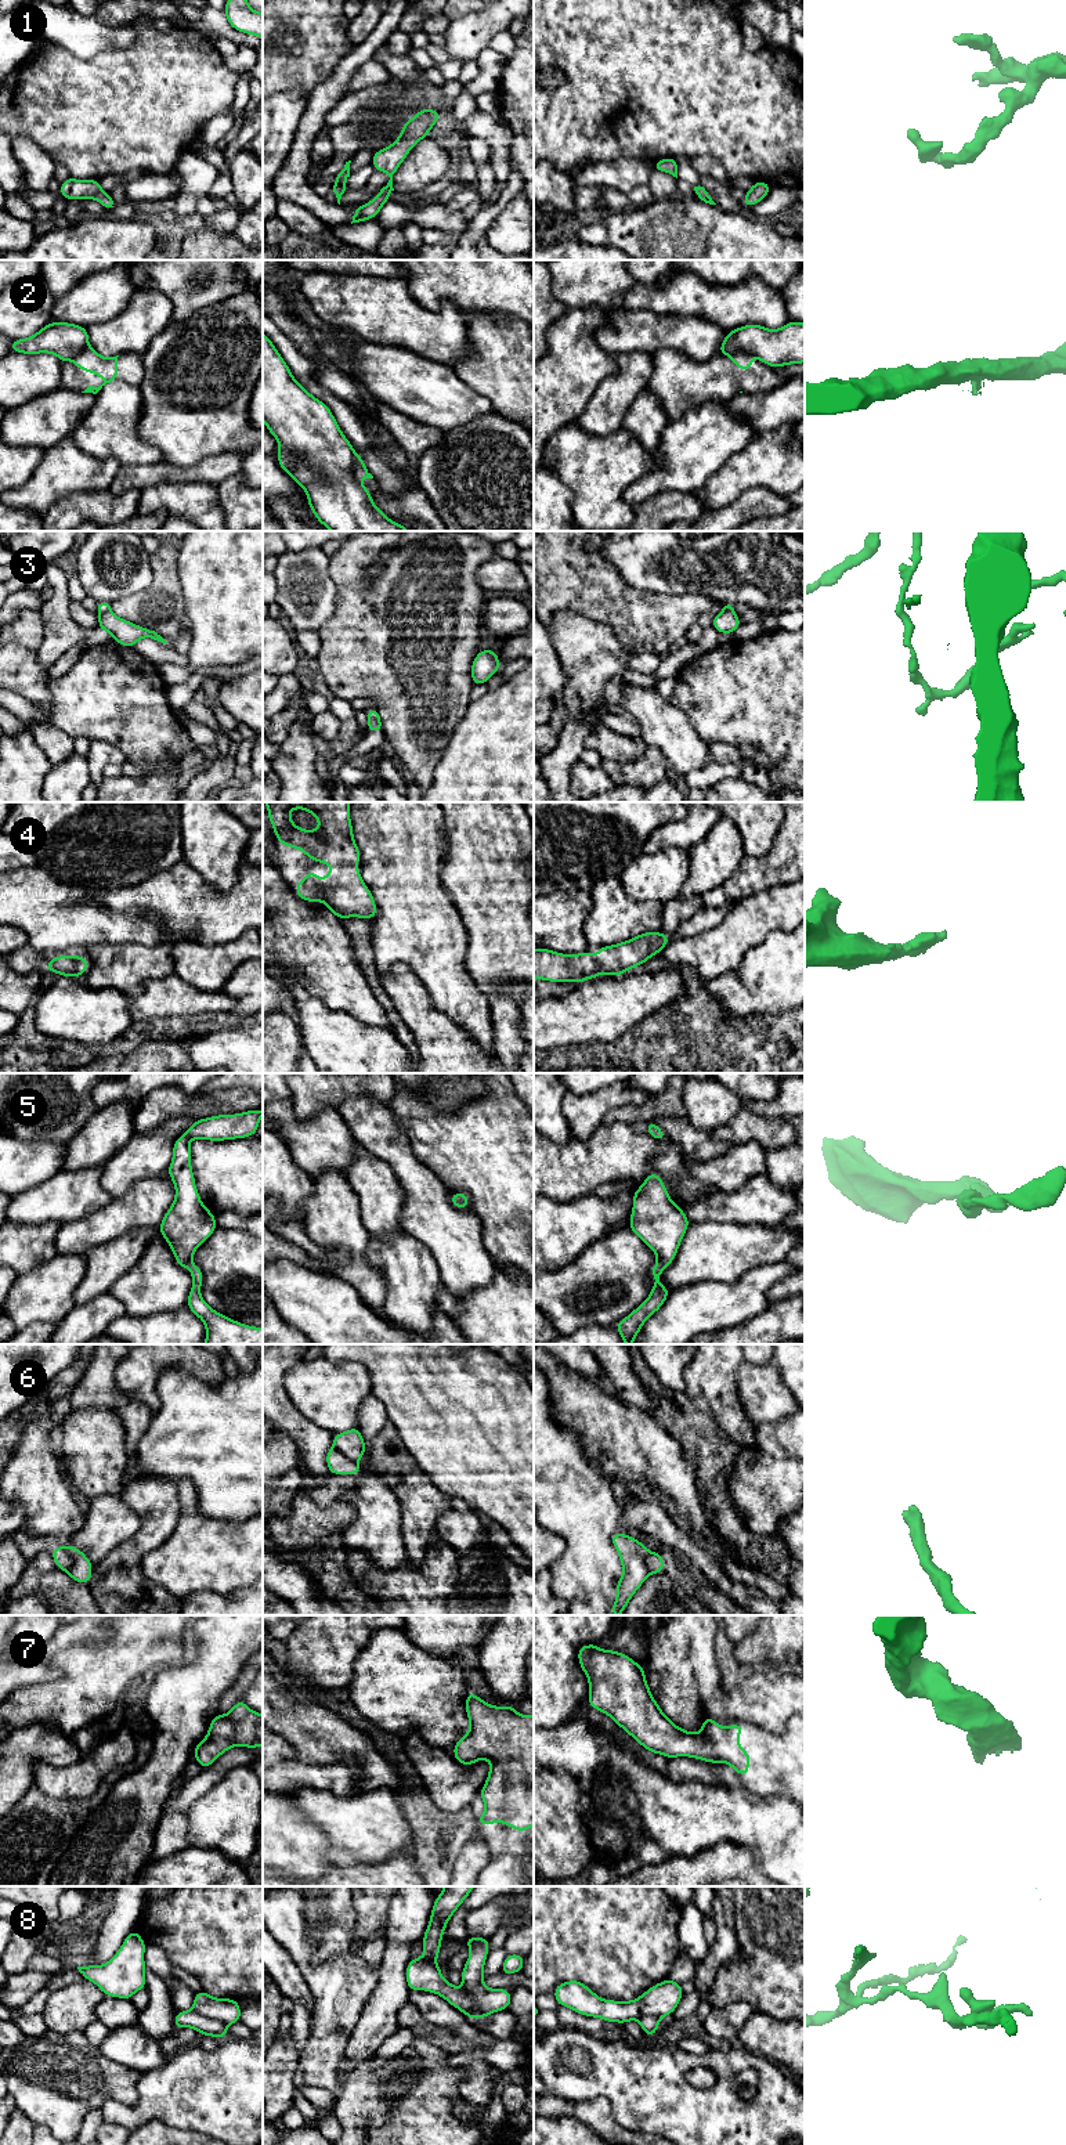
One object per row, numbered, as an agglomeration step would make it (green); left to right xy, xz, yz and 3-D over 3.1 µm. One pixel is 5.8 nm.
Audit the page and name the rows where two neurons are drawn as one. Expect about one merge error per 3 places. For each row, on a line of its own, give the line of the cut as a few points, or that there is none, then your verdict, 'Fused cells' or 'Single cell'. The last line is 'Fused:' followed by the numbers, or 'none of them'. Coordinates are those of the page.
1: No split. Single cell
2: No split. Single cell
3: Split along xy (109, 610), (100, 616). Fused cells
4: No split. Single cell
5: No split. Single cell
6: Split along xy (64, 1548), (72, 1557), (72, 1566), (68, 1571). Fused cells
7: No split. Single cell
8: Split along xy (192, 2010), (227, 2025). Fused cells
Fused: 3, 6, 8

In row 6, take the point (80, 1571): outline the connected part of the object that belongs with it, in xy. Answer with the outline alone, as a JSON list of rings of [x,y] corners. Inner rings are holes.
[[[69,1543],[65,1549],[73,1557],[73,1564],[68,1571],[69,1577],[76,1582],[88,1585],[91,1579],[93,1563],[82,1550],[76,1549],[72,1543]]]

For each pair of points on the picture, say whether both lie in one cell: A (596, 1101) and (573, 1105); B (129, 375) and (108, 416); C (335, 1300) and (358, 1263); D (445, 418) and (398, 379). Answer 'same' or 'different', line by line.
A: same
B: different
C: different
D: same

